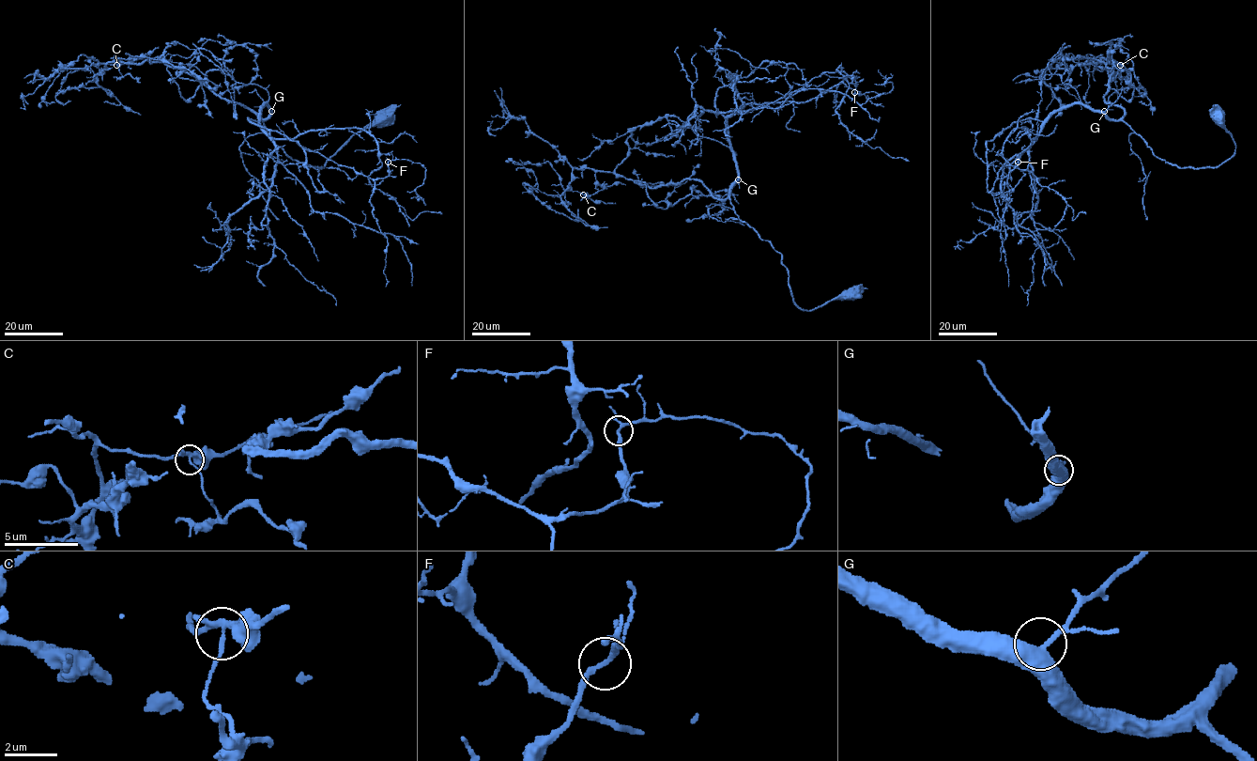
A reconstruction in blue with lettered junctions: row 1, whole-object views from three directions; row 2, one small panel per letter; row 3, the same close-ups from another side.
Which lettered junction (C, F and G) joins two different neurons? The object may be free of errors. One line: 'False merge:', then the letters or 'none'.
False merge: none

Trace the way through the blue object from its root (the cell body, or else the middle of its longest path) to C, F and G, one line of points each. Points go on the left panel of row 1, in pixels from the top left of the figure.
C: (385, 116), (314, 168), (290, 157), (247, 107), (178, 68), (109, 61), (94, 77), (98, 62), (116, 65)
F: (385, 116), (321, 168), (271, 140), (265, 103), (260, 126), (372, 178), (389, 174), (388, 162)
G: (385, 116), (355, 132), (324, 167), (314, 168), (293, 160), (271, 140), (263, 122), (271, 111)

